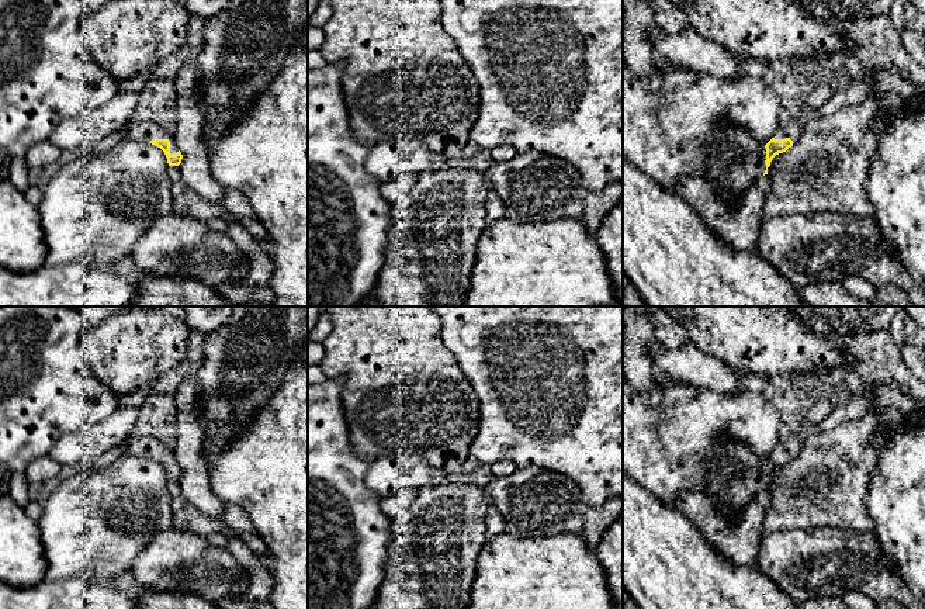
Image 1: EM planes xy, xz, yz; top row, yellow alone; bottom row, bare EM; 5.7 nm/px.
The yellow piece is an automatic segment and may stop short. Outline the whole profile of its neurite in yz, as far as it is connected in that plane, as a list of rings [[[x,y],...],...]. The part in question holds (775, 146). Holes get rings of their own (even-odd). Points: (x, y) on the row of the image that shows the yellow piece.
[[[717,125],[707,139],[706,172],[701,177],[716,184],[721,198],[734,203],[759,176],[768,174],[772,159],[793,143],[780,127],[762,146],[745,128]]]

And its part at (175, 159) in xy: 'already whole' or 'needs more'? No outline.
needs more

